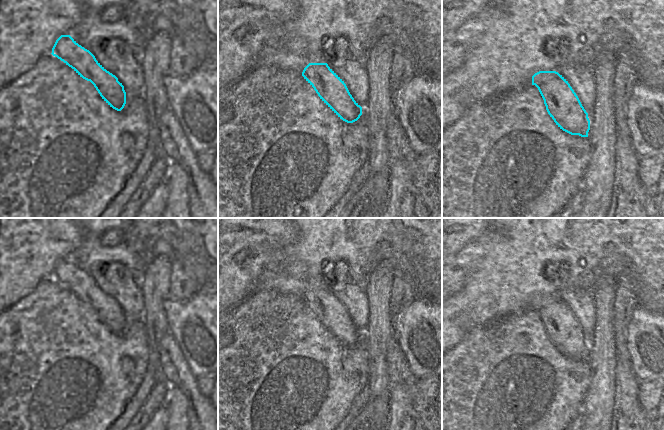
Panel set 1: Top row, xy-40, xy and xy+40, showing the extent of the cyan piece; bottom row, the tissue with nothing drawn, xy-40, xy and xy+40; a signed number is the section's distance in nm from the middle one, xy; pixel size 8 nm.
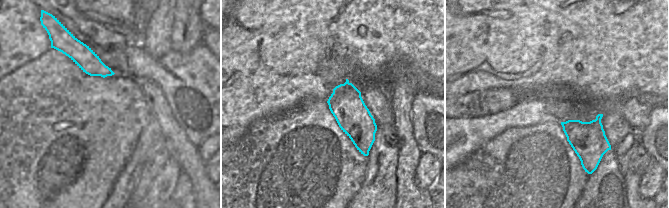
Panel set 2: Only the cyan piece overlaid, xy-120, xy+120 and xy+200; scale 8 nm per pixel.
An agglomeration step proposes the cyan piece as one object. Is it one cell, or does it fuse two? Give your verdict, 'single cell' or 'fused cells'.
fused cells

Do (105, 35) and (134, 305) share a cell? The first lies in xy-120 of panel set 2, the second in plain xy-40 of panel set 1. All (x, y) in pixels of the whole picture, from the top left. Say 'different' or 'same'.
same

